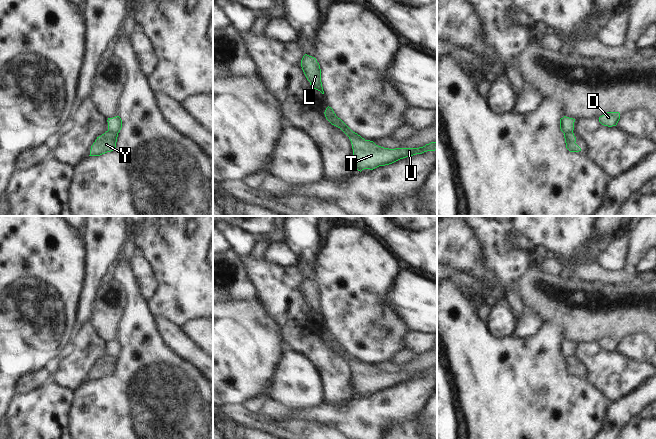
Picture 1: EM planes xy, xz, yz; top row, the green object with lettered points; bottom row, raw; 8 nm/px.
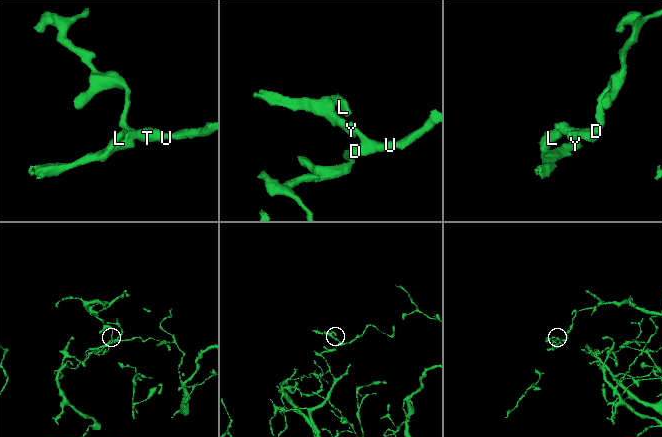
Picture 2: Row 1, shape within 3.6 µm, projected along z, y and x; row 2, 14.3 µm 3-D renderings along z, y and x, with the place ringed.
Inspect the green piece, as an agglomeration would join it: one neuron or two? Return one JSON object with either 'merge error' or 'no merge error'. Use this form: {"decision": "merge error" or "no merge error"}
{"decision": "merge error"}

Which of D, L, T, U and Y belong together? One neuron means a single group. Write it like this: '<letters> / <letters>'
D T U / L Y

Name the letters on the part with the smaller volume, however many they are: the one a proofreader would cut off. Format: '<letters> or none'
L, Y

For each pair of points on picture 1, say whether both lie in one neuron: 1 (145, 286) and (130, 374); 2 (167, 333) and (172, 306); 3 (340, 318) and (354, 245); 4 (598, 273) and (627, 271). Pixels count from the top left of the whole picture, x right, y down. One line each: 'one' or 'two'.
1: two
2: two
3: one
4: one

